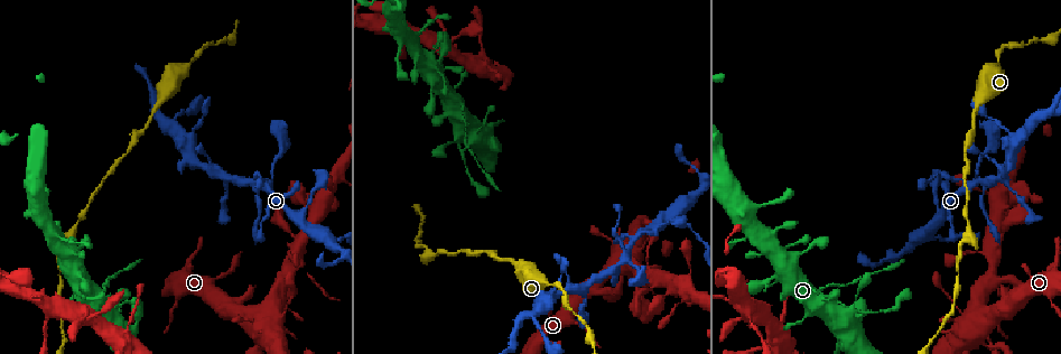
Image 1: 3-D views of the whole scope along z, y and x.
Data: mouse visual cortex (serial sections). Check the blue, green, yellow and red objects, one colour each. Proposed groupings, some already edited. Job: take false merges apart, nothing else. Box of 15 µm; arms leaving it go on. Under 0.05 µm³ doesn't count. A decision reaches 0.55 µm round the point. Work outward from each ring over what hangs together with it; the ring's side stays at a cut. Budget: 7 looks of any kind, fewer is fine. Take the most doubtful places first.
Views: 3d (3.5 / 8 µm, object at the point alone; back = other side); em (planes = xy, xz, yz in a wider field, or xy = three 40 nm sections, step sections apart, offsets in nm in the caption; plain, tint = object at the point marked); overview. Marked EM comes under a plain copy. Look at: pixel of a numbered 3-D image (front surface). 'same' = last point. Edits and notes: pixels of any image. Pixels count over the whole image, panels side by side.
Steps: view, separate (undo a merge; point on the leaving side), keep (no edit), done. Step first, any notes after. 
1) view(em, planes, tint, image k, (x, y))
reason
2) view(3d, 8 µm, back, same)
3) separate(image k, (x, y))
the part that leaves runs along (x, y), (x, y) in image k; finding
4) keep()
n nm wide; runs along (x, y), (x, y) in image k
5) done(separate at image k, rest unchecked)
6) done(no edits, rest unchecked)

view(3d, 8 µm, image 1, (820, 288))
thick turns thin

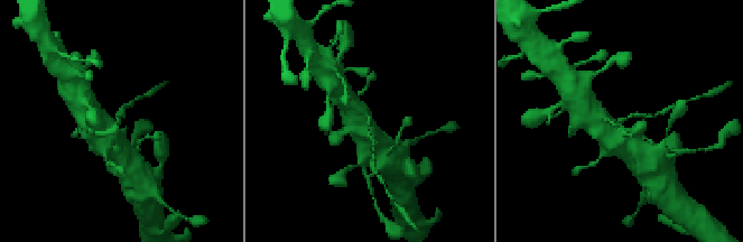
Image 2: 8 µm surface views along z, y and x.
view(3d, 3.5 µm, back, image 2, (618, 123))
zoom in

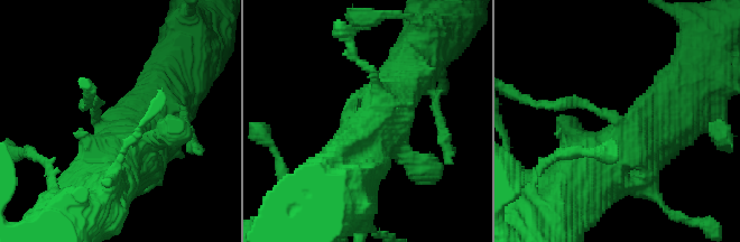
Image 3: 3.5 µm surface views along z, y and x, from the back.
view(em, xy, step 3, tint, image 3, (98, 122))
shape alone is not enough

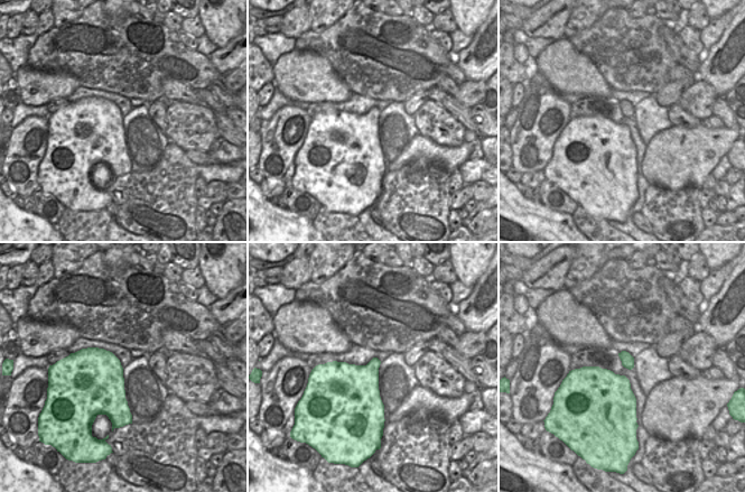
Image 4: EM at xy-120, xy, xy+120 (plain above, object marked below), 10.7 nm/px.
keep()
runs along (666, 120), (557, 203) in image 3; one cell here

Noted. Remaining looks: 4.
view(em, xy, step 5, tint, image 1, (971, 184))
four arms meet

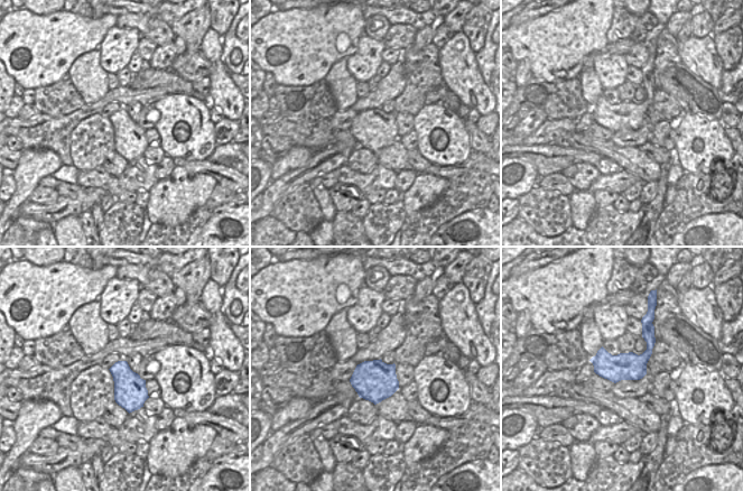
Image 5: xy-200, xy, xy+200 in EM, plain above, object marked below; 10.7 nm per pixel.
view(3d, 3.5 µm, same)

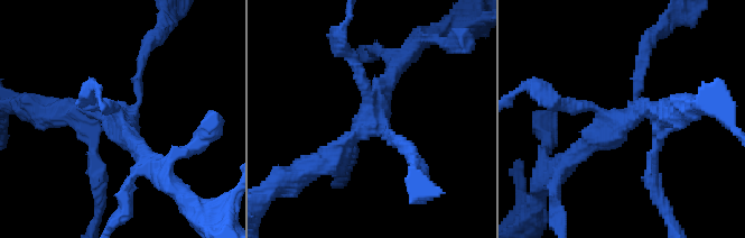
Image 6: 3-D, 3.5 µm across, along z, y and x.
keep()
440 nm wide; runs along (396, 67), (371, 121), (313, 165) in image 6; continuous, no second cell

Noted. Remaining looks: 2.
view(3d, 8 µm, image 1, (219, 276))
thick turns thin

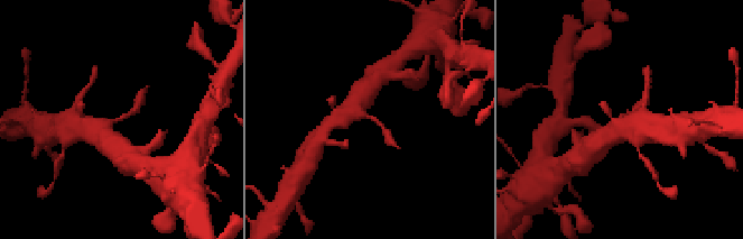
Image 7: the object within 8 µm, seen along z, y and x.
view(3d, 3.5 µm, image 7, (619, 116))

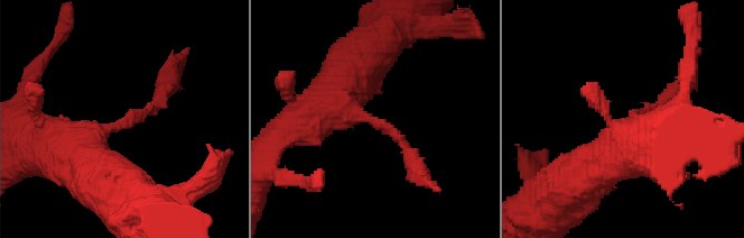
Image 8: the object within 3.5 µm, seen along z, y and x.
keep()
runs along (57, 147), (154, 109), (164, 89) in image 8; one cell here

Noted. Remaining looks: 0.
done(no edits, rest unchecked)

